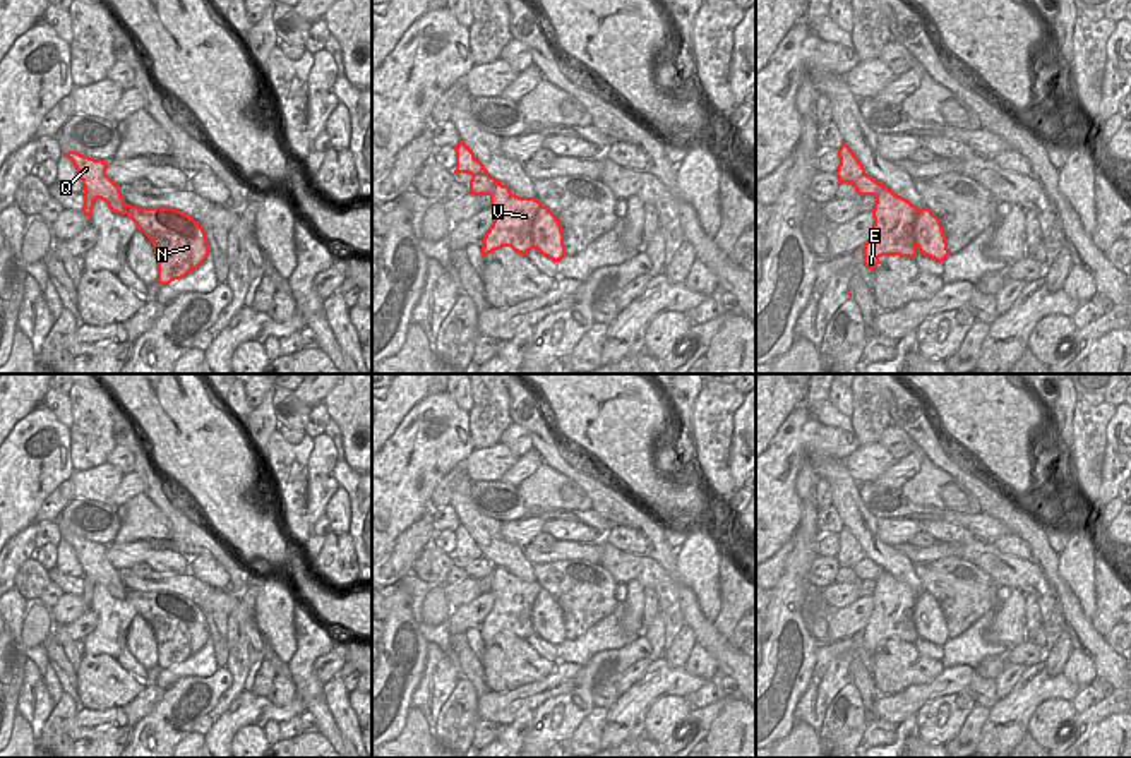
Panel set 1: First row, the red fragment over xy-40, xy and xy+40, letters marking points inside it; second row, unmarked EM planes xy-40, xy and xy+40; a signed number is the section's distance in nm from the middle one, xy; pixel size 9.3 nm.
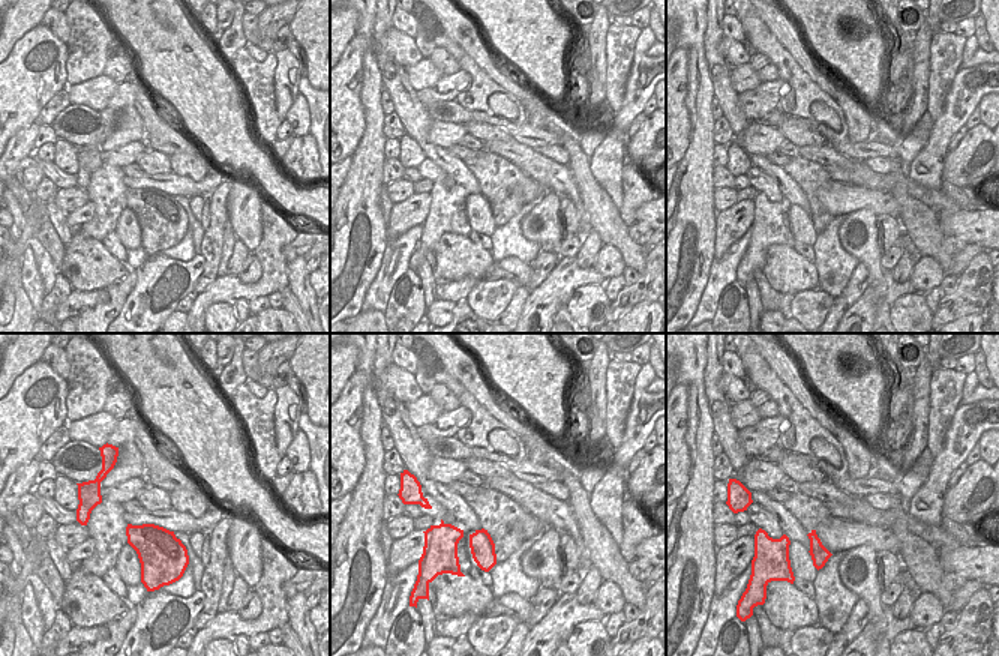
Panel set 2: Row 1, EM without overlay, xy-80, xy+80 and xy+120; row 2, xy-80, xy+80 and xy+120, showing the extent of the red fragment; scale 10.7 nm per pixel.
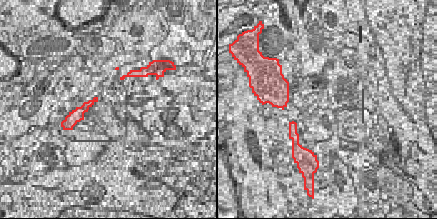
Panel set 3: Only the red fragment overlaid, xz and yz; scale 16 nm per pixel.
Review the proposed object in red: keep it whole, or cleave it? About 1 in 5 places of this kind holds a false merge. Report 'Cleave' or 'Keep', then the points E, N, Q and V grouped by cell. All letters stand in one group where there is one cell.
Cleave. Groups: E / N Q V.

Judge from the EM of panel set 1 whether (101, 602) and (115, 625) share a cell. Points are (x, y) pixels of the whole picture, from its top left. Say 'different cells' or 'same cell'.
same cell

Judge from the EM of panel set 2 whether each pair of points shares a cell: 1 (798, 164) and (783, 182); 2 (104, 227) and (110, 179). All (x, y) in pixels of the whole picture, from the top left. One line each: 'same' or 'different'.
1: different
2: same

